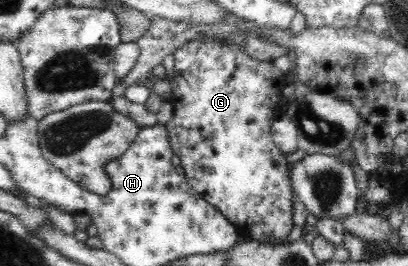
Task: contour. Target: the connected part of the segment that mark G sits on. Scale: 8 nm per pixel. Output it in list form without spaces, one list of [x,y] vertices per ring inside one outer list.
[[[190,40],[186,42],[180,49],[177,49],[173,53],[175,58],[175,73],[178,74],[178,79],[182,79],[178,83],[178,87],[181,89],[178,91],[180,95],[172,97],[174,114],[170,120],[165,124],[169,141],[172,145],[174,155],[178,155],[180,158],[180,164],[184,169],[184,175],[188,180],[188,185],[192,186],[192,189],[200,194],[206,202],[211,206],[214,206],[216,210],[220,211],[222,215],[234,226],[240,233],[240,237],[248,238],[250,240],[256,240],[262,244],[272,244],[271,239],[280,241],[278,244],[285,243],[288,235],[294,227],[293,217],[293,201],[295,199],[293,189],[291,188],[291,179],[289,176],[289,163],[286,162],[286,158],[280,152],[280,149],[274,144],[271,139],[270,131],[272,121],[278,119],[283,113],[281,112],[278,99],[282,94],[282,90],[286,85],[290,83],[287,76],[274,67],[272,61],[258,61],[254,58],[250,58],[246,52],[238,50],[238,48],[230,48],[230,46],[224,46],[218,44],[218,42],[202,42],[200,40]]]

